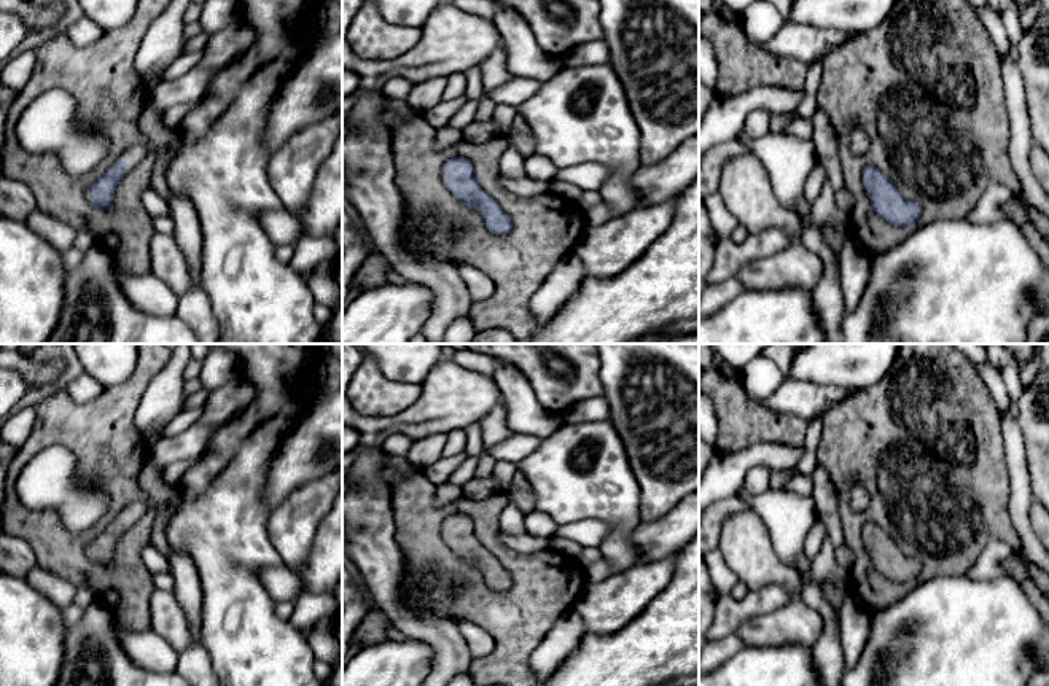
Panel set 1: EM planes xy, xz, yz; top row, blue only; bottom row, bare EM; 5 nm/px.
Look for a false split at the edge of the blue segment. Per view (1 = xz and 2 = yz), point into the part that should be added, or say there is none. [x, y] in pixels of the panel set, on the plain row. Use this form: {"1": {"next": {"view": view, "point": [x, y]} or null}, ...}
{"1": {"next": null}, "2": {"next": null}}

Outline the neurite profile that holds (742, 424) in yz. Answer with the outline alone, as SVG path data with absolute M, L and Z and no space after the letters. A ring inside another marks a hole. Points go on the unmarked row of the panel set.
M699 344L699 392L712 403L718 454L734 454L759 442L799 447L805 441L807 422L796 414L756 404L740 372L716 357L712 344Z

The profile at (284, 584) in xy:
M283 567L261 570L259 579L275 602L296 602L307 591L296 571Z

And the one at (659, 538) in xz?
M699 492L683 498L670 513L651 522L640 522L629 541L637 560L661 560L677 554L699 533Z

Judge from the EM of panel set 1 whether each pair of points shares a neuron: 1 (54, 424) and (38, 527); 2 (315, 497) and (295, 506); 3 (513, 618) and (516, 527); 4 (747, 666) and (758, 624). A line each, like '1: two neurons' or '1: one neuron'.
1: one neuron
2: one neuron
3: two neurons
4: two neurons

